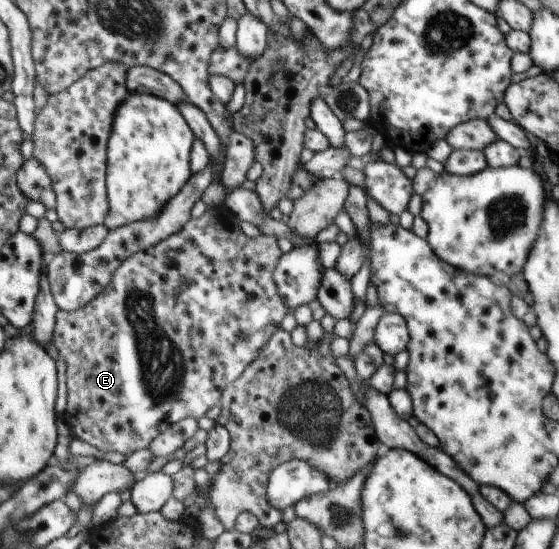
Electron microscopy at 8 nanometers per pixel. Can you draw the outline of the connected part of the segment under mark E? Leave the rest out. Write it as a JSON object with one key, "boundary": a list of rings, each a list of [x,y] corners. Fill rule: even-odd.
{"boundary":[[[206,207],[205,214],[199,218],[189,219],[175,234],[164,238],[161,242],[134,254],[123,261],[112,280],[93,300],[83,308],[74,311],[59,309],[56,312],[56,325],[54,328],[53,344],[60,352],[63,360],[68,364],[68,401],[63,404],[63,419],[70,426],[73,434],[90,445],[97,447],[103,454],[106,452],[120,452],[130,455],[138,450],[146,449],[151,441],[165,432],[172,424],[187,417],[195,420],[205,416],[207,410],[219,403],[222,392],[226,386],[235,382],[243,374],[270,341],[289,307],[285,299],[278,293],[274,281],[274,270],[282,255],[277,238],[259,235],[250,238],[239,228],[239,221],[223,220],[214,207]]]}

